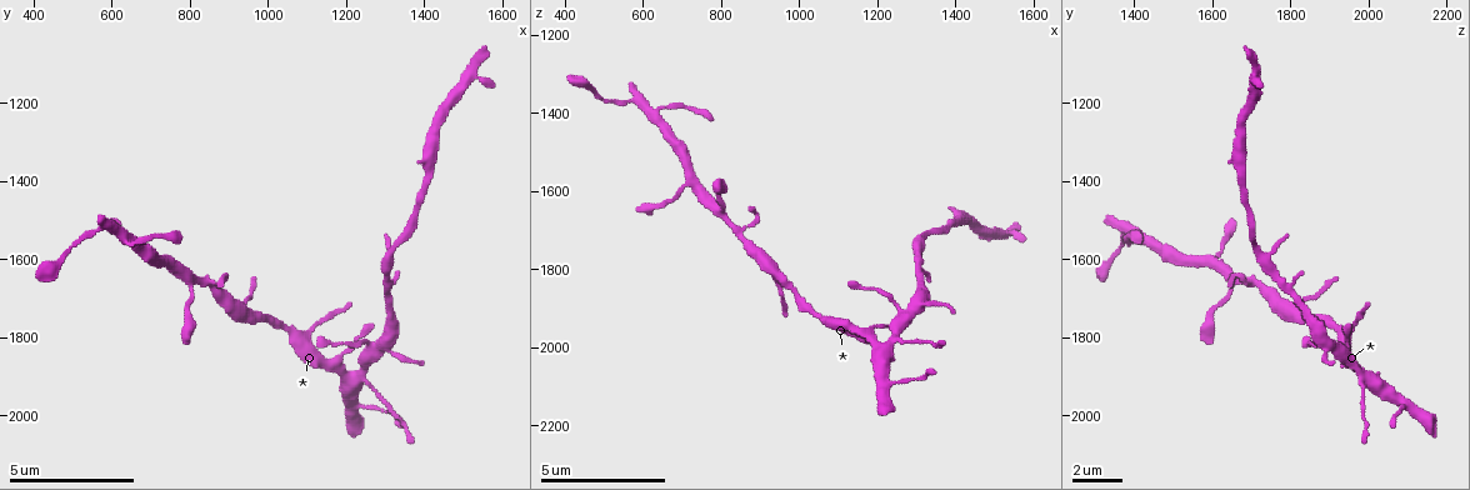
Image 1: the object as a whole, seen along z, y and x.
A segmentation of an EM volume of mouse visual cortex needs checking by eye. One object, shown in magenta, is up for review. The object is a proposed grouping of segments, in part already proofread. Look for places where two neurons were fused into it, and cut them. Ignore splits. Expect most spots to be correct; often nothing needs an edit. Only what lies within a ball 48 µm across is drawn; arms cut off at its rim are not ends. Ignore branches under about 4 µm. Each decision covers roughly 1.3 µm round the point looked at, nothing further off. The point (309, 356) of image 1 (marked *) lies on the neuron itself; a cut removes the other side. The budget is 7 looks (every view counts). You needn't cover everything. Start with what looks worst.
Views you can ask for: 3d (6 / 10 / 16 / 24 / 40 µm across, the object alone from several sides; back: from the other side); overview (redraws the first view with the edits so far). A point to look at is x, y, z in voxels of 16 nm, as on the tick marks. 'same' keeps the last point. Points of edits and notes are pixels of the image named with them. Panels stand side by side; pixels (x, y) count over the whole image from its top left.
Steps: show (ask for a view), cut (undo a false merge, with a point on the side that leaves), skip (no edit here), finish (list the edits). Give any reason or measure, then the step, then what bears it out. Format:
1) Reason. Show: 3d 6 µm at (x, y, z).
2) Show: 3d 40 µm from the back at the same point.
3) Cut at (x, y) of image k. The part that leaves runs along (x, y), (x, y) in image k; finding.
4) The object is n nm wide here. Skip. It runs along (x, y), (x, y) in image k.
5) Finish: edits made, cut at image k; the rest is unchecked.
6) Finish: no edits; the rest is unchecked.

Thick turns thin. Show: 3d 10 µm at (1330, 1555, 1710).

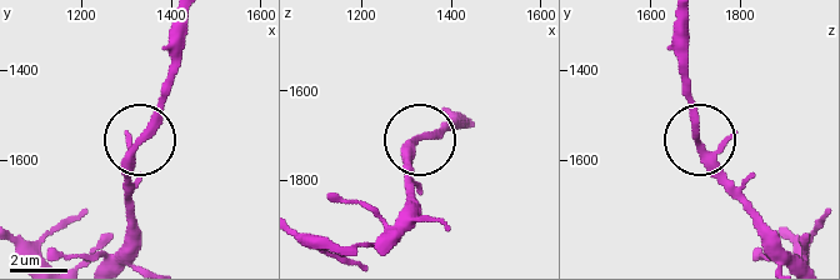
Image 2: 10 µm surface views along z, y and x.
Show: 3d 6 µm at (1330, 1560, 1705).

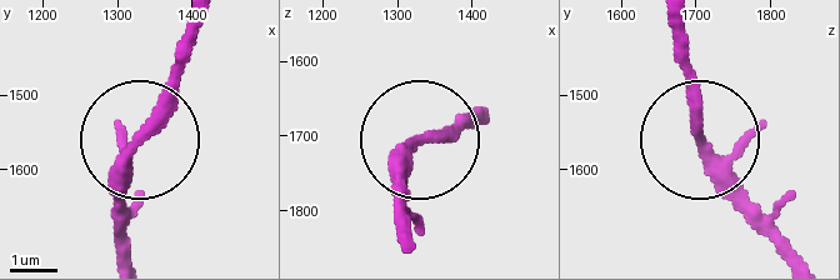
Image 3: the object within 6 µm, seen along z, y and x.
Skip. It runs along (788, 249), (700, 141), (684, 49) in image 3; all the same neuron.

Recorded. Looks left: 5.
Three-way junction. Show: 3d 16 µm at (970, 1750, 1835).

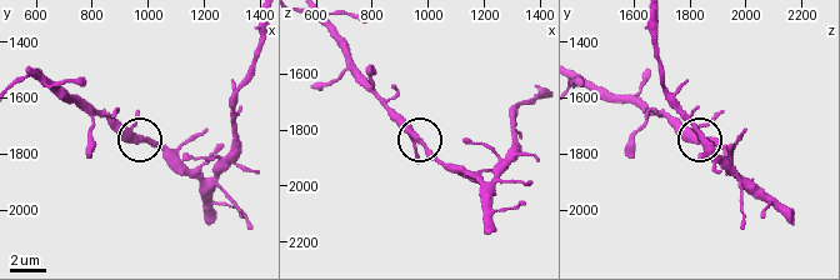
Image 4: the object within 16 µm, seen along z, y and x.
Skip. One neuron here.

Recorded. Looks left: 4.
Sudden change in width. Show: 3d 6 µm at (590, 1520, 1365).

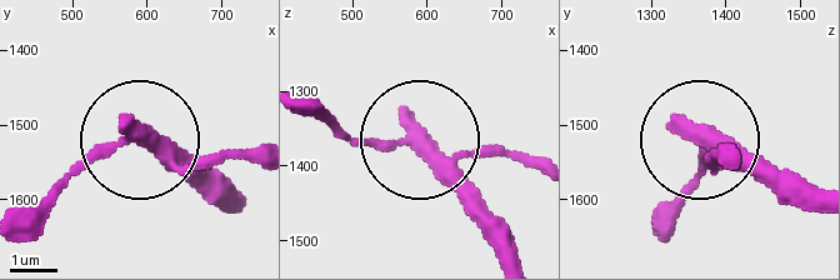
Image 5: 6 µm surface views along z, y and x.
From behind. Show: 3d 6 µm from the back at (580, 1520, 1370).

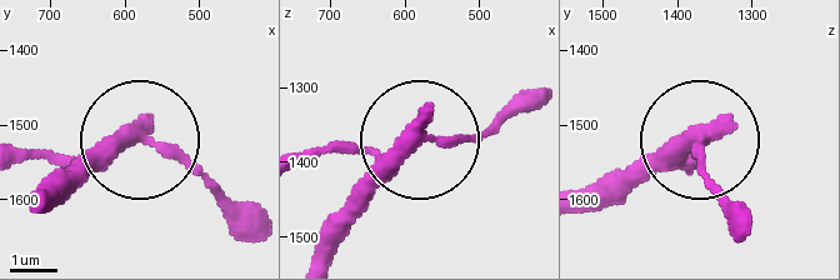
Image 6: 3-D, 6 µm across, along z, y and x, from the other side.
The object is 360 nm wide here. Skip. It runs along (31, 206), (59, 203), (154, 139), (246, 226) in image 6; all the same neuron.

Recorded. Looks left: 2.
Finish: no edits; the rest is unchecked.

